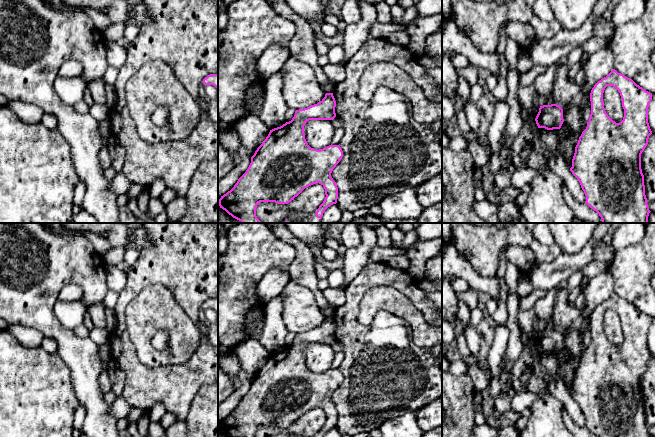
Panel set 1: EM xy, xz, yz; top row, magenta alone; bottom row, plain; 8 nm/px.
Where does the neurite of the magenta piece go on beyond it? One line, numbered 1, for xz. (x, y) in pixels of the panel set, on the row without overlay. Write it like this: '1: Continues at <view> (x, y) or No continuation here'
1: No continuation here

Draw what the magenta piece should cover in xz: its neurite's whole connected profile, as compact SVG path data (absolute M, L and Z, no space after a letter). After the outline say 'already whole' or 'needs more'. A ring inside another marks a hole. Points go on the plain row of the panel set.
M326 317L317 328L295 335L291 345L270 354L266 363L251 381L246 396L238 403L234 411L219 423L219 430L227 437L256 437L260 426L288 428L305 412L319 407L325 413L325 423L316 437L324 435L337 427L338 411L331 397L343 381L339 369L329 369L323 373L311 372L304 357L304 350L309 344L333 344L336 325L333 317Z; already whole

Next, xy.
M210 298L205 301L202 305L204 309L213 309L218 312L218 298Z; already whole

